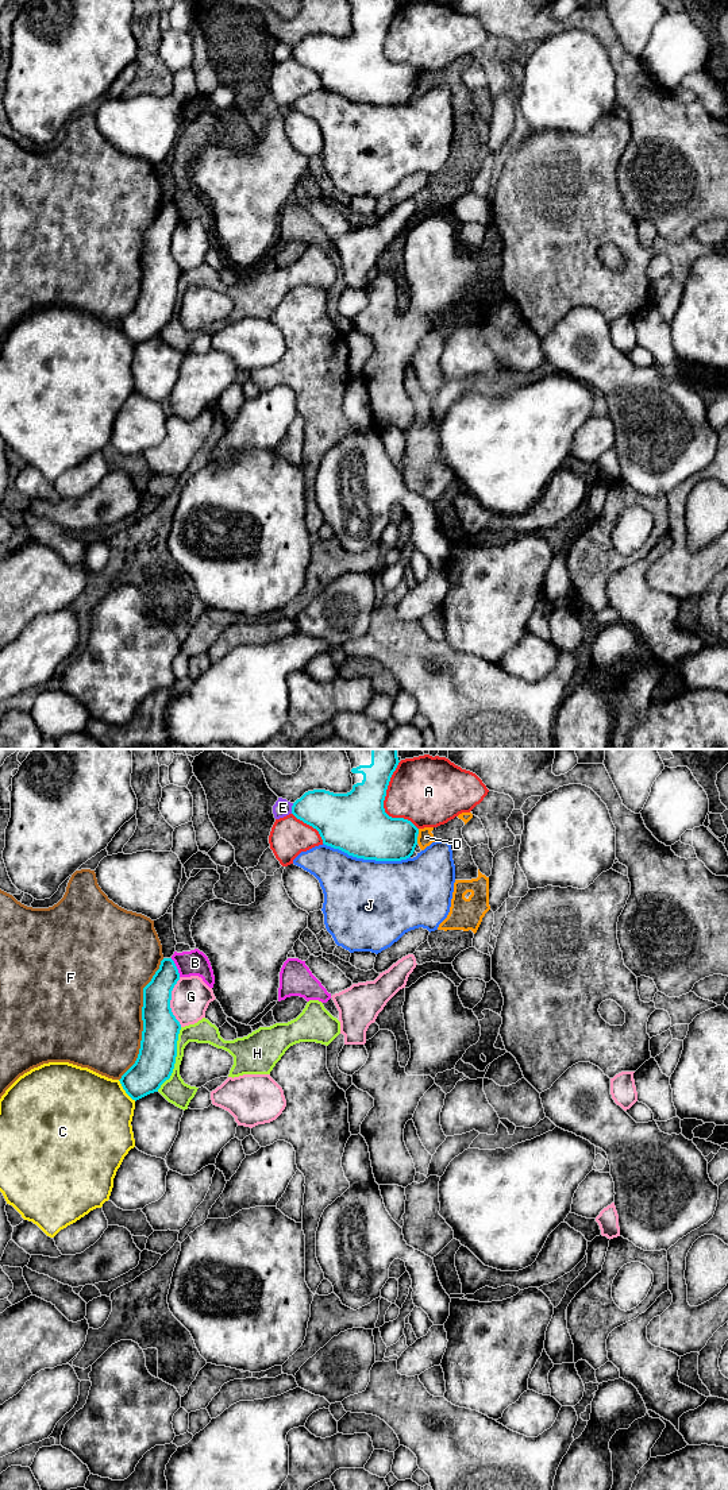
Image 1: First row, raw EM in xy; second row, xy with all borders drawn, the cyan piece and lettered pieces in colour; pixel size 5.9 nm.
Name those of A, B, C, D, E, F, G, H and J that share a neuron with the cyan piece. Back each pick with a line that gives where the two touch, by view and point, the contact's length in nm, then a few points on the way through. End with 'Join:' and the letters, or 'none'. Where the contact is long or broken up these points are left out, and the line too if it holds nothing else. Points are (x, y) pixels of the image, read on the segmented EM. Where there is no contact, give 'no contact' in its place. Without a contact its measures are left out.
Join: none

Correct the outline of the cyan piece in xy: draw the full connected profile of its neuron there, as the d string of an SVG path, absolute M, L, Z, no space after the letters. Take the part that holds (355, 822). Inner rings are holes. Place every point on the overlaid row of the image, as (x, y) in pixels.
M346 749L346 753L351 764L353 790L347 794L308 791L293 803L292 814L316 829L324 845L348 856L375 861L409 858L417 845L419 829L408 819L389 817L384 808L390 777L400 763L397 749Z

